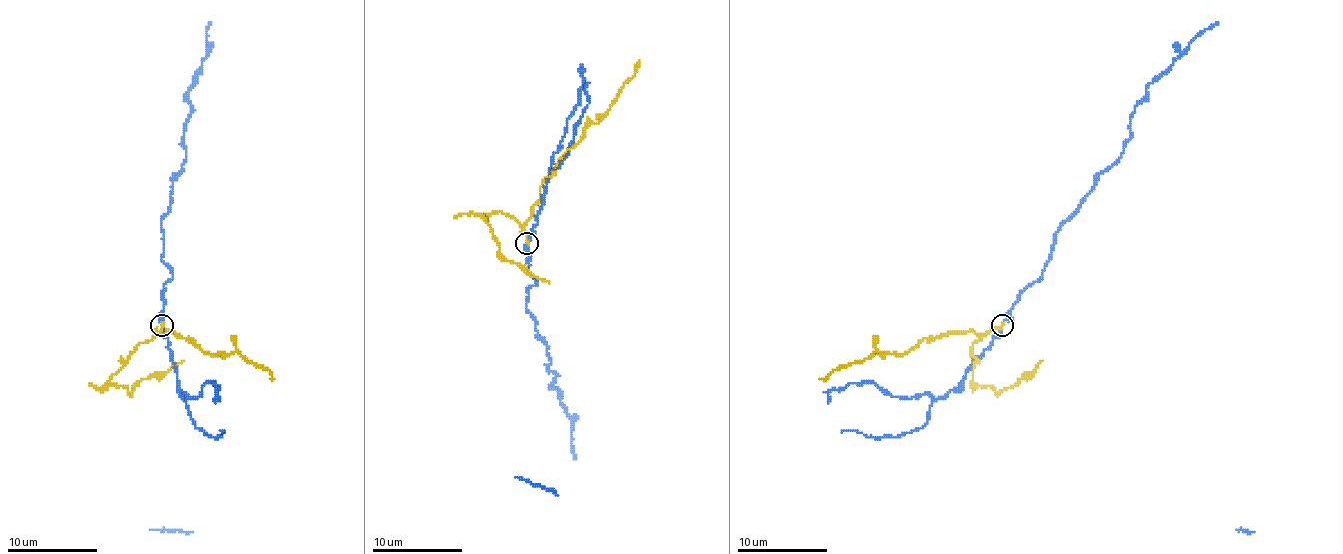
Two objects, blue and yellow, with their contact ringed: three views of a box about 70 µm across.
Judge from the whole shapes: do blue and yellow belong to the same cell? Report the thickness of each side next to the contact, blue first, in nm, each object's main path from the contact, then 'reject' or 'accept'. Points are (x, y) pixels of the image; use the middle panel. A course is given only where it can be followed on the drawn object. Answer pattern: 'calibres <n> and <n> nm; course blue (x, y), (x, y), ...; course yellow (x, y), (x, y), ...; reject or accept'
calibres 280 and 240 nm; course blue (526, 245), (528, 270), (537, 283), (526, 290), (526, 308), (546, 346), (553, 387), (571, 421), (576, 459); course yellow (526, 243), (526, 220), (531, 206), (540, 197), (542, 182), (612, 103), (639, 60); reject

